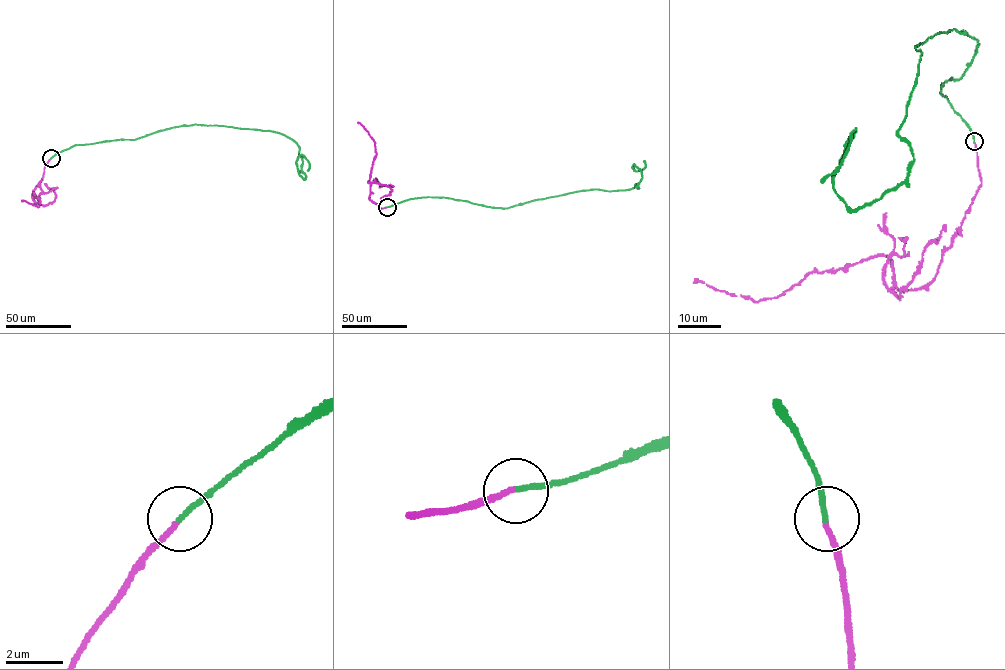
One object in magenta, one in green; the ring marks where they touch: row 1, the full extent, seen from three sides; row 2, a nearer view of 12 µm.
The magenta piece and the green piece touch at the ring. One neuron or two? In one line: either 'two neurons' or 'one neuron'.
one neuron

